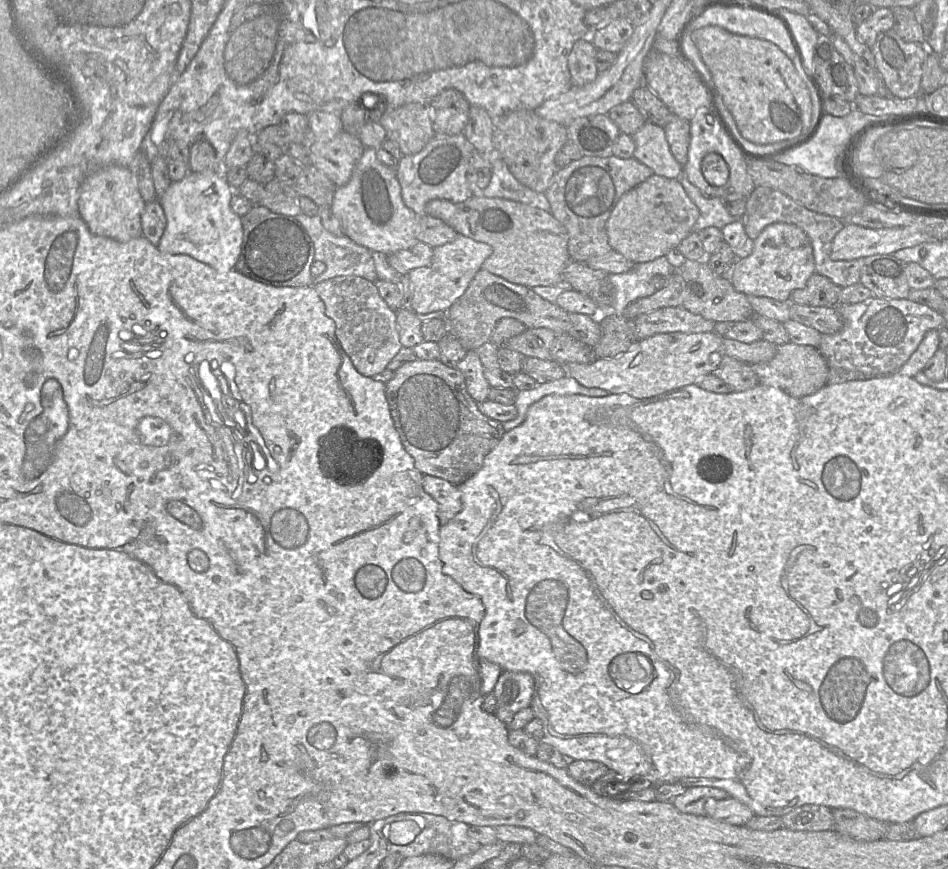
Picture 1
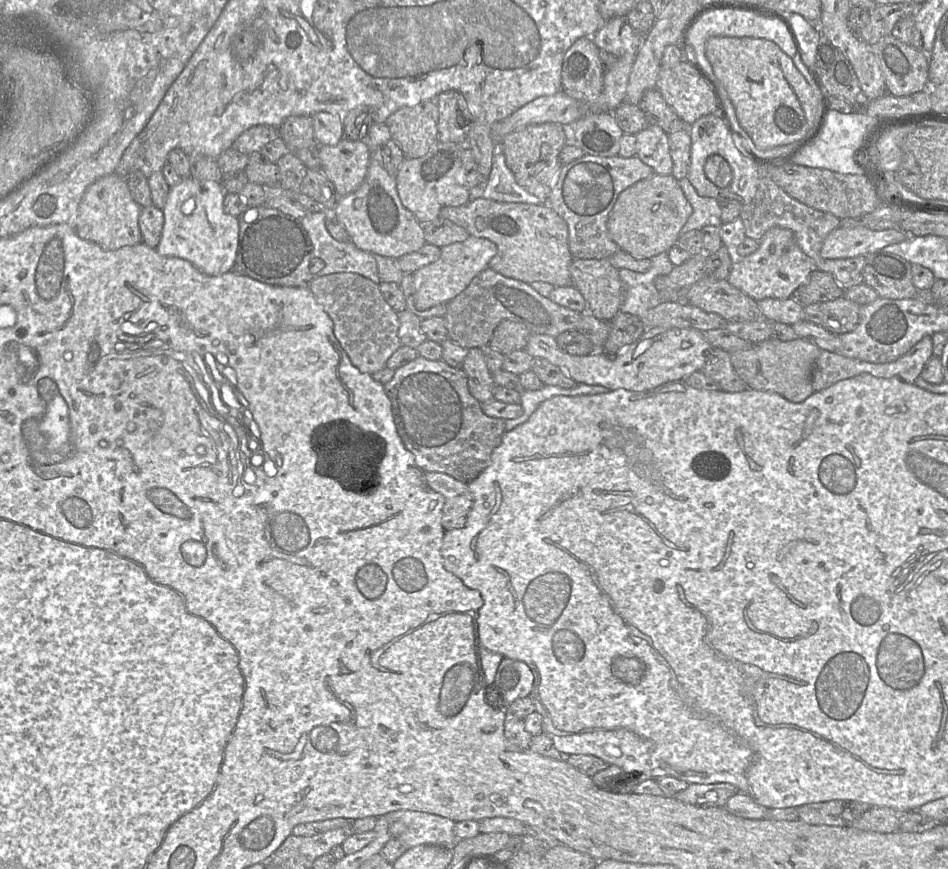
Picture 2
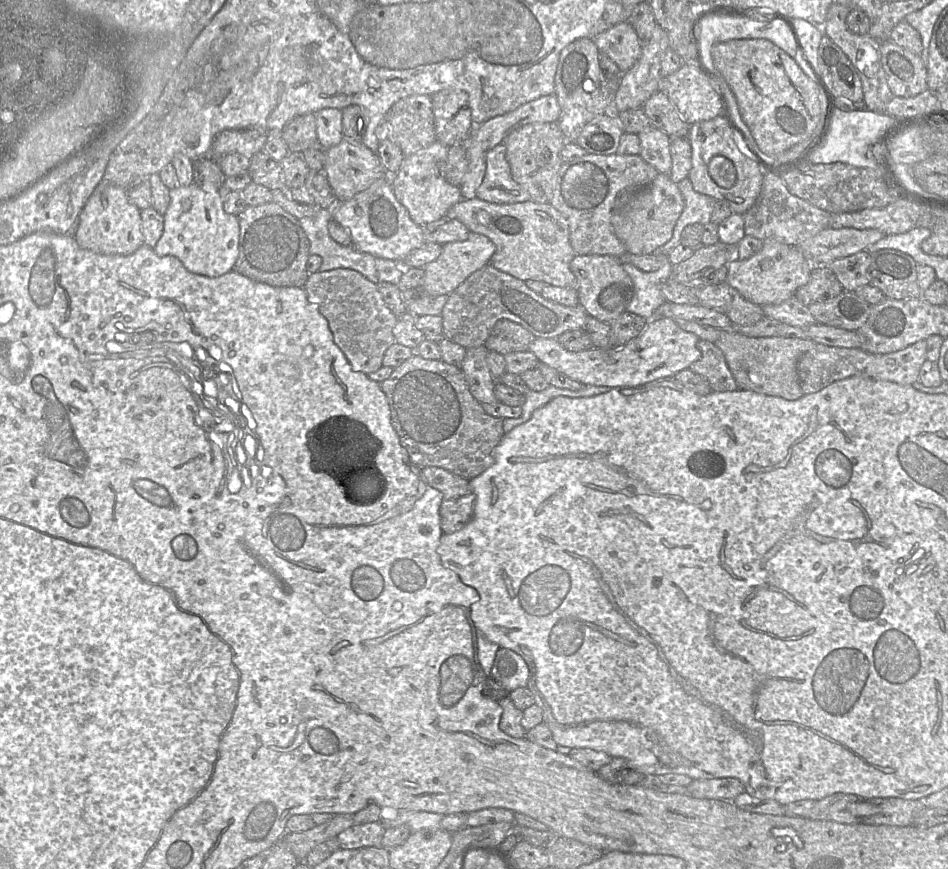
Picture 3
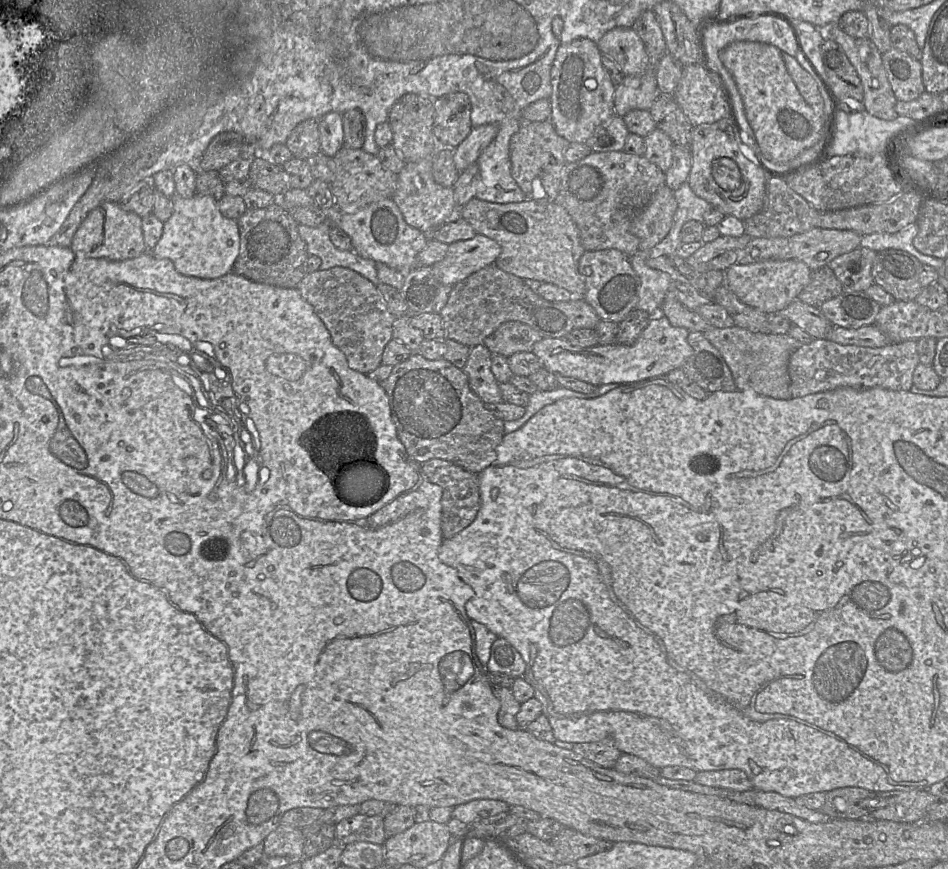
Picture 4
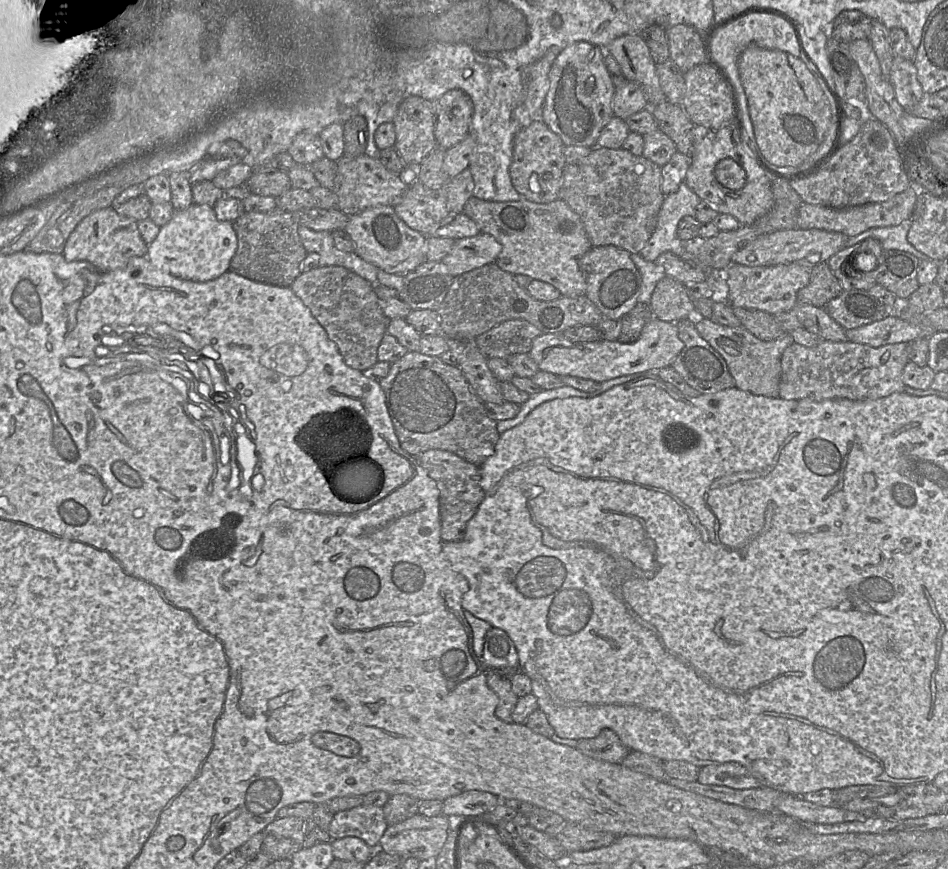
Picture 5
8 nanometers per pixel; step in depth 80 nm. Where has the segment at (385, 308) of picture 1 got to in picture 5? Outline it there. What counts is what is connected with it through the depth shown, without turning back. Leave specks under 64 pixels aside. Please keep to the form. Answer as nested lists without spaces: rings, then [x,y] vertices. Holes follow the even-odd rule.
[[[322,266],[302,272],[291,286],[336,344],[344,362],[361,372],[377,363],[378,347],[387,333],[389,322],[364,324],[356,312],[357,302],[375,291],[375,286],[351,270],[339,266]]]

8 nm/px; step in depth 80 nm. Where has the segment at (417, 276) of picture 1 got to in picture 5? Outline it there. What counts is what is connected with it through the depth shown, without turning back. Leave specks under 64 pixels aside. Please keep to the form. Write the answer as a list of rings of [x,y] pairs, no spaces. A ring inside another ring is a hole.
[[[491,235],[456,239],[449,254],[442,260],[448,272],[457,277],[466,272],[495,263],[502,245]]]

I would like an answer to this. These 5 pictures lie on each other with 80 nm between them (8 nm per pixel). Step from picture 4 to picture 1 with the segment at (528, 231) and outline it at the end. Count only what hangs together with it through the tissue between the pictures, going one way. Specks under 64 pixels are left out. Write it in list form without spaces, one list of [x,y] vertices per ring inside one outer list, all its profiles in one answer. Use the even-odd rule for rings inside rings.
[[[474,195],[462,203],[431,200],[426,205],[426,215],[441,219],[459,235],[490,245],[493,253],[482,269],[529,288],[562,285],[563,271],[571,262],[568,234],[551,212],[502,198]]]

